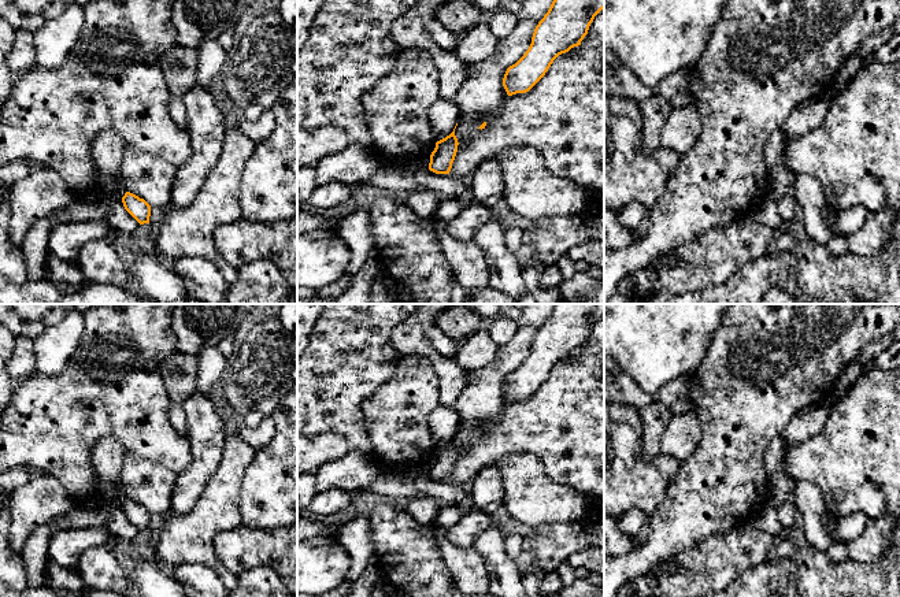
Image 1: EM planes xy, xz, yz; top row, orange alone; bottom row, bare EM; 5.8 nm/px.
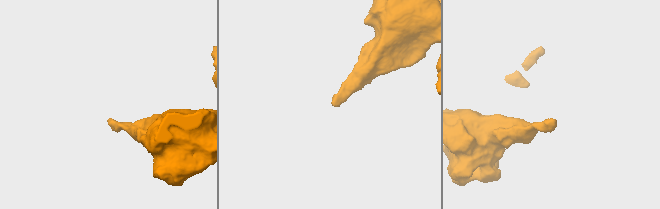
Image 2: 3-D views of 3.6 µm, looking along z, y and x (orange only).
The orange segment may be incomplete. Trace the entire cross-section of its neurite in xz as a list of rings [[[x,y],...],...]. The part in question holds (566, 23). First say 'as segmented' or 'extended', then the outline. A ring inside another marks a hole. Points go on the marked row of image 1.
as segmented; [[[553,0],[536,26],[529,49],[504,74],[507,94],[529,92],[559,55],[581,45],[603,8],[604,0]]]

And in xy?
as segmented; [[[126,192],[122,197],[125,209],[140,223],[149,223],[151,205],[138,196]]]

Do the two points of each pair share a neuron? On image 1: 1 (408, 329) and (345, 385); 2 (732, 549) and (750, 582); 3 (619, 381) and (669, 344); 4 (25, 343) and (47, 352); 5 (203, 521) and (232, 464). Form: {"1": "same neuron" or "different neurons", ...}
{"1": "different neurons", "2": "different neurons", "3": "different neurons", "4": "different neurons", "5": "same neuron"}

